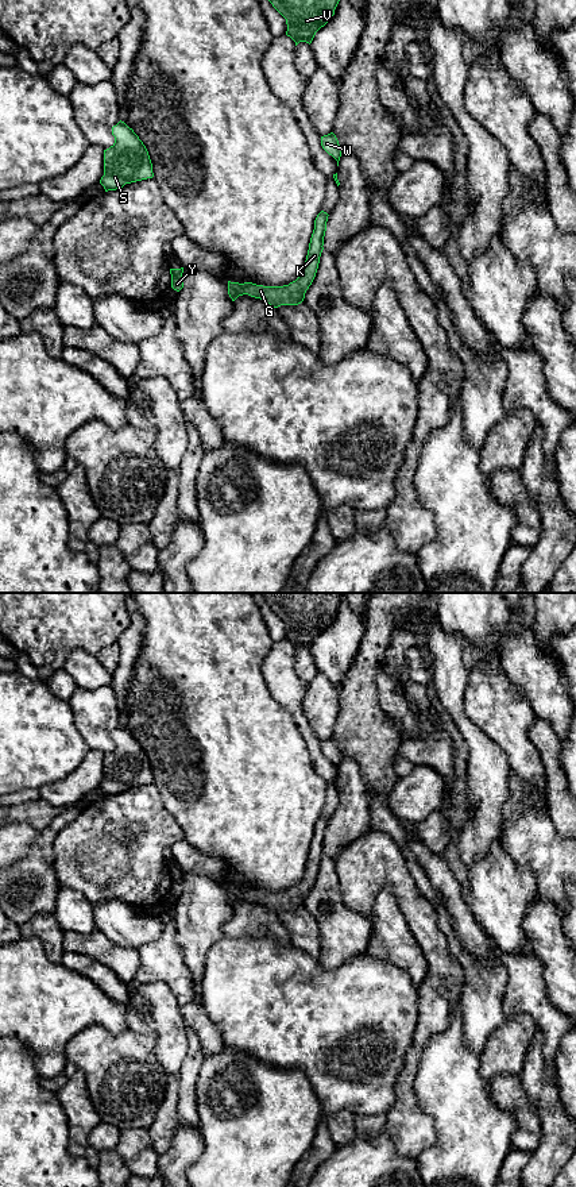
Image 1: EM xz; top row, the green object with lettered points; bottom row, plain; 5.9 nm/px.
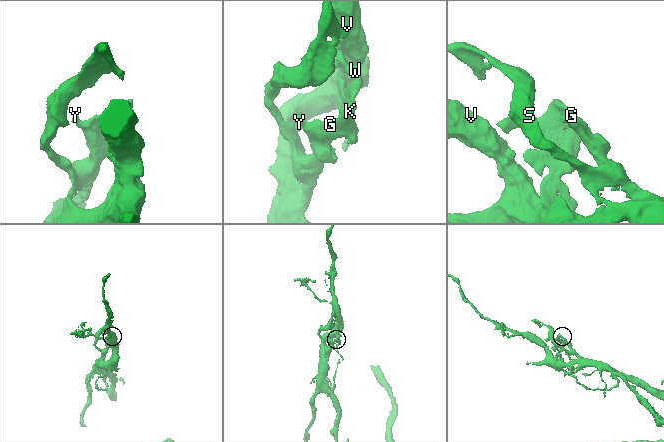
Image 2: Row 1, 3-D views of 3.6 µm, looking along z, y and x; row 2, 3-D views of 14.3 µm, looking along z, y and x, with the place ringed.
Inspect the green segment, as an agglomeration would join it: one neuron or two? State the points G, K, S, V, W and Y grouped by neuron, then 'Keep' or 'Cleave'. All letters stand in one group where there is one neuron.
Groups: G K S V W Y. Keep

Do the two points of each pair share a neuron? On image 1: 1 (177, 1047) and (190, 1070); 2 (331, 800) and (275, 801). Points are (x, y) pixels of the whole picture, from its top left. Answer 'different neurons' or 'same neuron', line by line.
1: different neurons
2: different neurons

